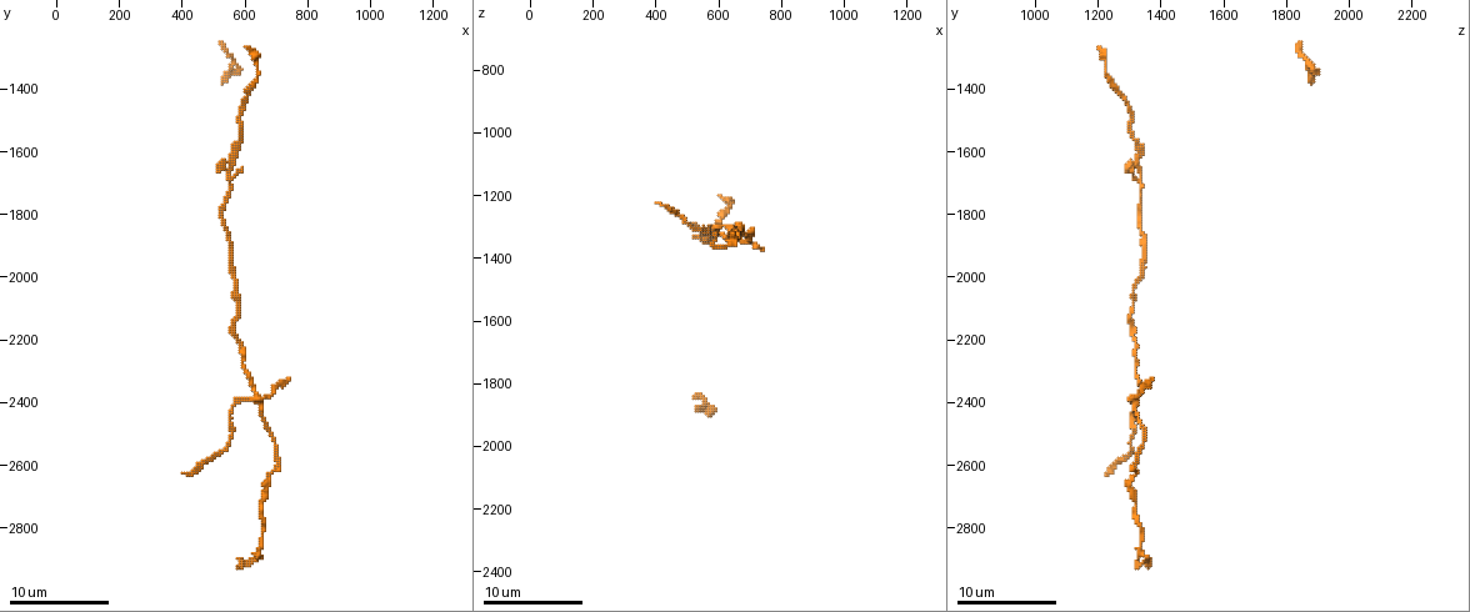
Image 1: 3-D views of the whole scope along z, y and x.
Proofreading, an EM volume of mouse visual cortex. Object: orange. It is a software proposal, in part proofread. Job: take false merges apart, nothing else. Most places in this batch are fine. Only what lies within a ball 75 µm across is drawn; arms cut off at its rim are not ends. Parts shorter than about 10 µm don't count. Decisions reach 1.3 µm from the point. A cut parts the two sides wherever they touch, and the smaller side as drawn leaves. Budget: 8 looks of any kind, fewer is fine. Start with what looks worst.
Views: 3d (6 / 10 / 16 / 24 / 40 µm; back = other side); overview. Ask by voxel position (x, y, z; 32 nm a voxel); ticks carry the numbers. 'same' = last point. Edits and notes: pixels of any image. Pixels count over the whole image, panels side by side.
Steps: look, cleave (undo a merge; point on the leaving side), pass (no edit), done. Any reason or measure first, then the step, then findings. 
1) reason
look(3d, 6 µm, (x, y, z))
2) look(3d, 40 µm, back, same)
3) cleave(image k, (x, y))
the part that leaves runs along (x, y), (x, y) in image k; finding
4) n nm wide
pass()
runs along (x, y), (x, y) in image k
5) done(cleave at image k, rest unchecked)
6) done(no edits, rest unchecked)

four or more arms meet
look(3d, 16 µm, (640, 2390, 1310))

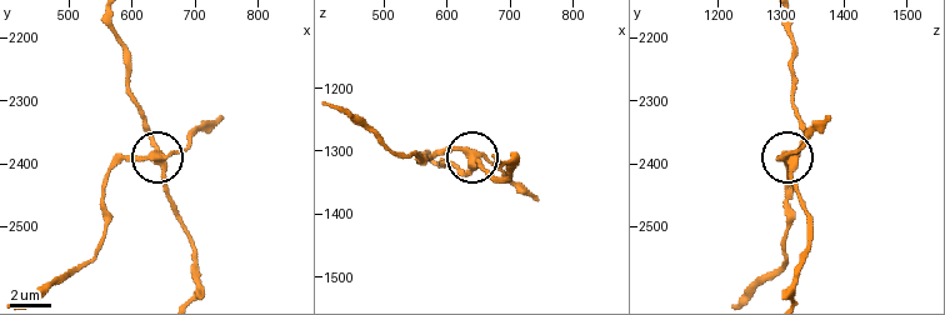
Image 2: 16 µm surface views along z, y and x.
look(3d, 16 µm, back, (650, 2390, 1305))

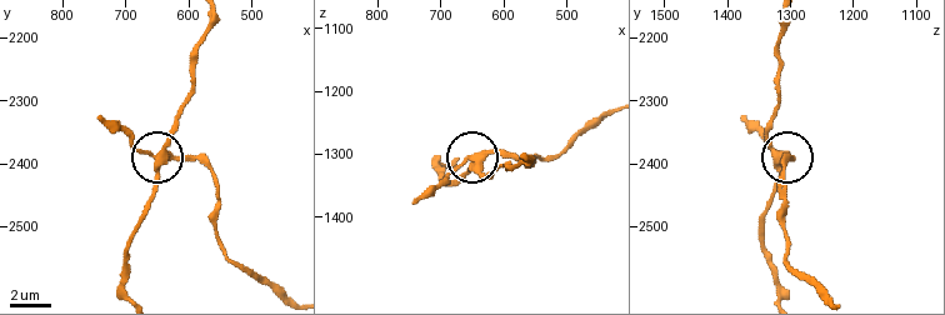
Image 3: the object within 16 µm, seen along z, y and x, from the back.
340 nm wide
cleave(image 3, (193, 161))
a second cell is stuck on

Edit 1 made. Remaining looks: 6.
look(overview)

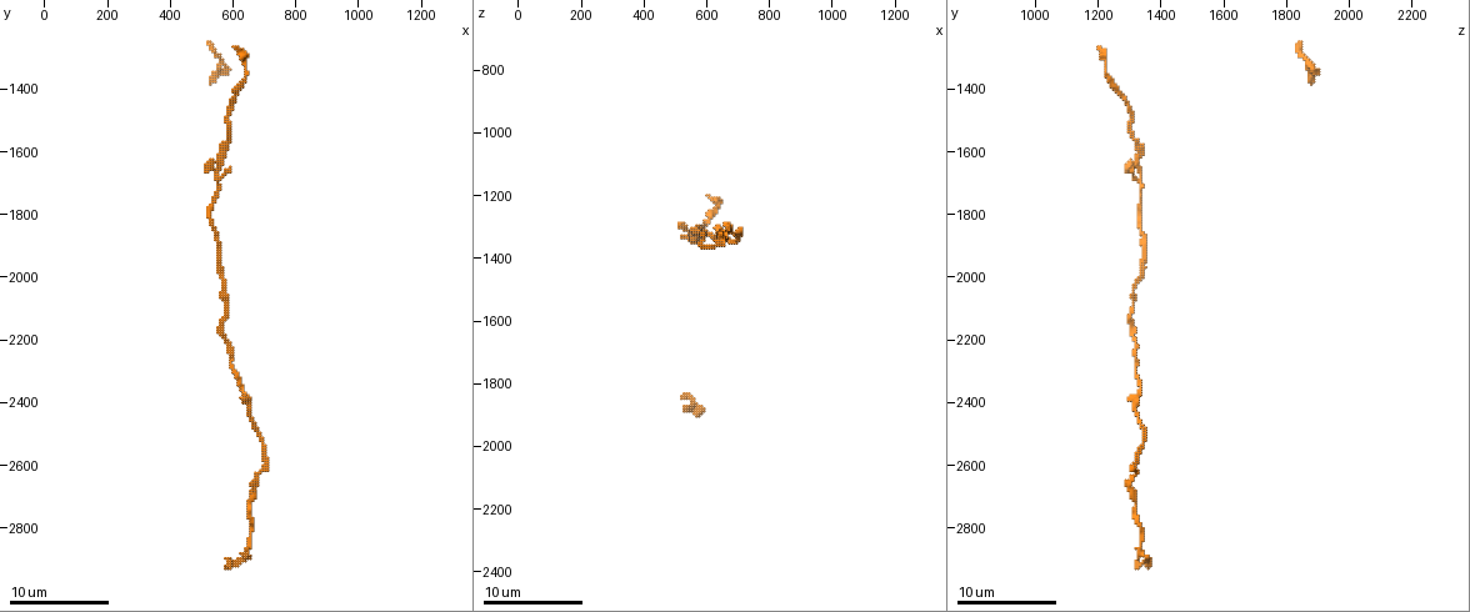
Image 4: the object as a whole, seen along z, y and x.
three-way junction
look(3d, 10 µm, (550, 1660, 1340))

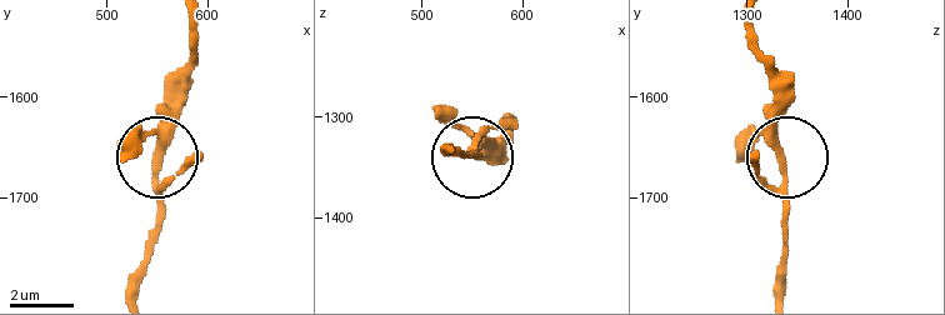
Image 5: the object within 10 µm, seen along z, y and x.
closer look
look(3d, 6 µm, (550, 1664, 1334))

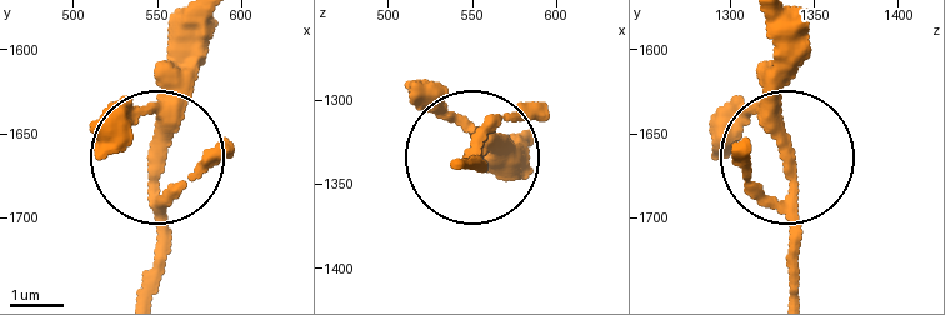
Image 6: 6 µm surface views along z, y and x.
pass()
runs along (143, 281), (160, 241), (174, 26) in image 6; continuous, no second cell

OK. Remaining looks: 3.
look(3d, 16 µm, (550, 1940, 1350))

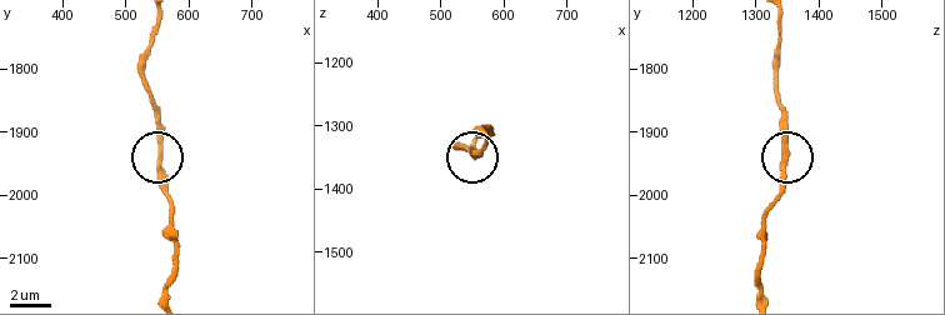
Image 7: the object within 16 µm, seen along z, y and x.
260 nm wide
pass()
one cell here

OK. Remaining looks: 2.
look(3d, 10 µm, (690, 2630, 1320))

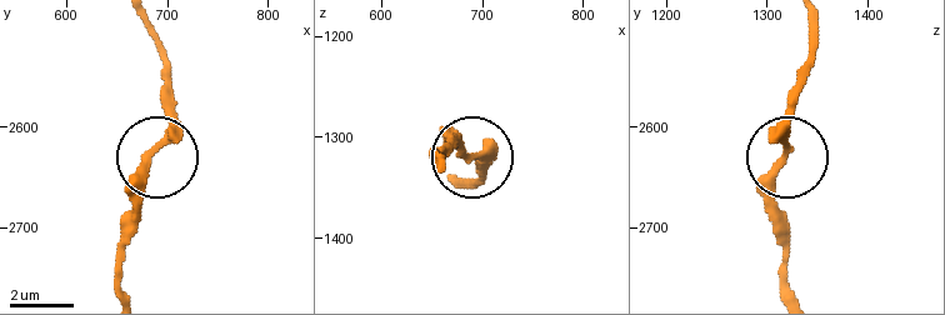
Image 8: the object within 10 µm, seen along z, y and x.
pass()
runs along (144, 24), (171, 89), (171, 113), (139, 194), (134, 231) in image 8; one cell here

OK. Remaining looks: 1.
done(cleave at image 3, rest unchecked)

